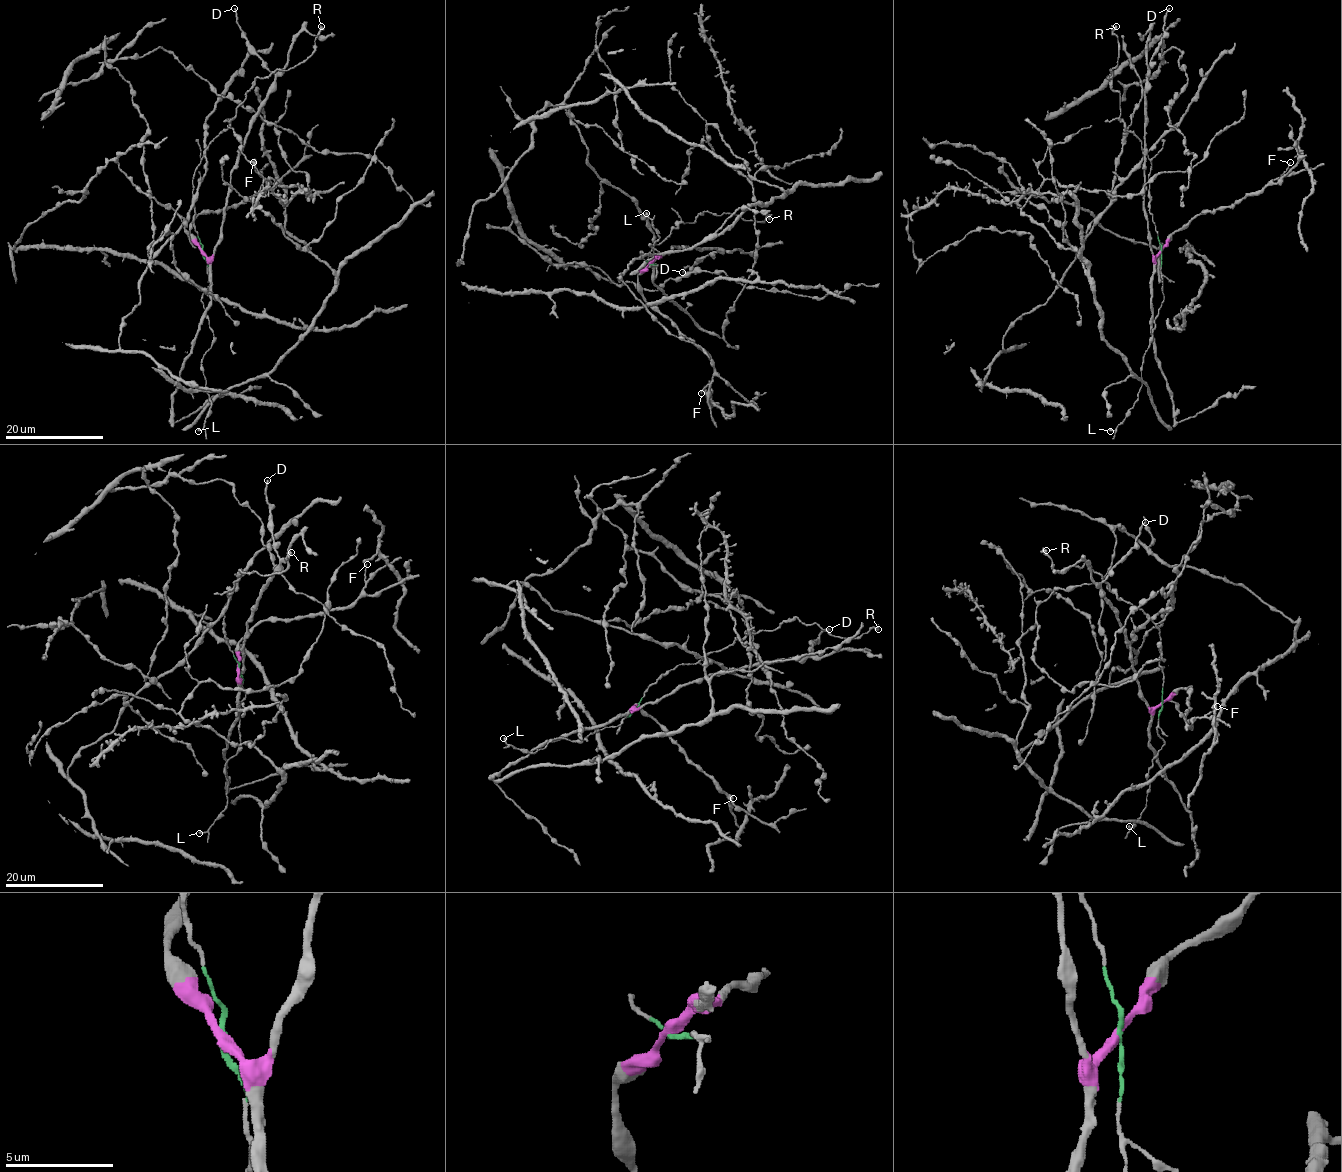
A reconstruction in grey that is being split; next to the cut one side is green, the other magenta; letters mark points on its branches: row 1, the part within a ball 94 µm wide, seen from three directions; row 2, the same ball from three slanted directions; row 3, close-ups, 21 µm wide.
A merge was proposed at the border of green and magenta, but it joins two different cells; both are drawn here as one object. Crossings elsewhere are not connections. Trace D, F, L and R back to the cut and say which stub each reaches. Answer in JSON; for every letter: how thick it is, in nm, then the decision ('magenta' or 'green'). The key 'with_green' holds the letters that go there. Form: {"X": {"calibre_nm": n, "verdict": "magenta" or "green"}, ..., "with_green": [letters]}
{"D": {"calibre_nm": 260, "verdict": "magenta"}, "F": {"calibre_nm": 150, "verdict": "magenta"}, "L": {"calibre_nm": 320, "verdict": "green"}, "R": {"calibre_nm": 360, "verdict": "green"}, "with_green": ["L", "R"]}

